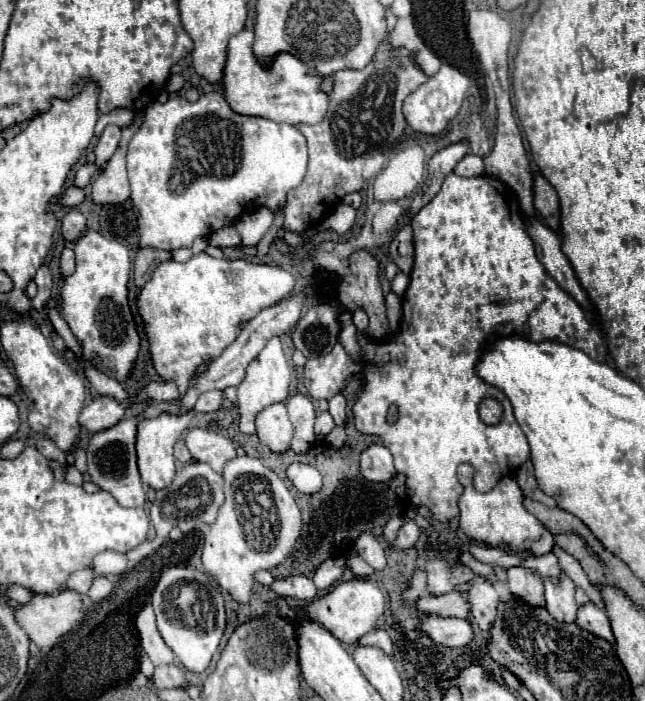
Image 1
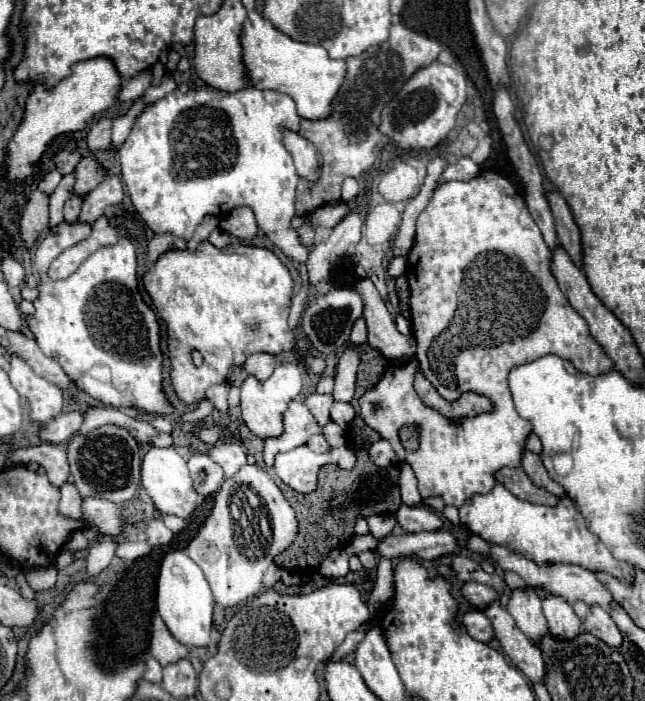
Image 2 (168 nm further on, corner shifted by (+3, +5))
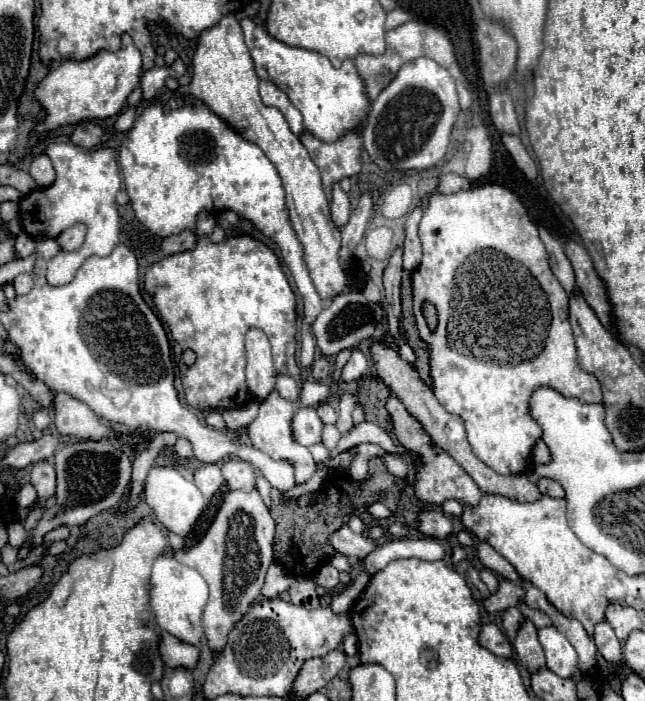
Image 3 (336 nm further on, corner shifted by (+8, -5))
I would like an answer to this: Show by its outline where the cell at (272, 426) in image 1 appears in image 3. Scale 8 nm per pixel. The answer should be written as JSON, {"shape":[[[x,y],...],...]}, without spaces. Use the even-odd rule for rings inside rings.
{"shape":[[[298,408],[298,412],[294,414],[292,420],[292,430],[294,430],[294,438],[302,444],[302,446],[312,446],[318,444],[322,440],[322,420],[318,418],[316,408]]]}

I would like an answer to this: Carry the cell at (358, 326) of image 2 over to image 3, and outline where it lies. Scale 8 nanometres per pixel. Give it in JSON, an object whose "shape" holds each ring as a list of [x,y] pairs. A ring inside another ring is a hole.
{"shape":[[[354,348],[352,350],[352,358],[348,360],[348,364],[342,368],[342,376],[340,376],[340,380],[342,382],[354,382],[354,380],[360,380],[362,376],[364,376],[364,372],[366,372],[366,356],[358,350],[358,348]]]}

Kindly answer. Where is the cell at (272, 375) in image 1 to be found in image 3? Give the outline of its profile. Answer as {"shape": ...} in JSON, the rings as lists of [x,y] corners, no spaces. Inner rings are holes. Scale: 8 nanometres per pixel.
{"shape":[[[276,390],[270,392],[270,396],[260,404],[258,418],[248,426],[248,436],[252,440],[252,446],[266,452],[274,460],[288,460],[294,466],[296,472],[296,484],[304,484],[312,478],[316,472],[316,462],[312,460],[312,454],[308,448],[298,444],[292,436],[292,416],[294,416],[294,404],[290,400],[284,400]]]}

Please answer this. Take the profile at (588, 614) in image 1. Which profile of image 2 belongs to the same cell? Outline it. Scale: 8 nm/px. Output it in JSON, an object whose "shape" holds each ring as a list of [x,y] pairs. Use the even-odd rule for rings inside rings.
{"shape":[[[591,606],[589,614],[587,614],[585,620],[583,620],[583,628],[585,628],[587,632],[591,632],[593,636],[601,638],[605,644],[609,644],[609,646],[613,646],[613,648],[621,646],[621,642],[623,642],[623,636],[621,636],[621,632],[619,632],[619,628],[617,628],[615,622],[611,620],[609,612],[603,610],[601,606]]]}

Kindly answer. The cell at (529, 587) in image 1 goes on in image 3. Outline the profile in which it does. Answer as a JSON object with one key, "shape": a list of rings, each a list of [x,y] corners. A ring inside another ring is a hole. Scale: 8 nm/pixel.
{"shape":[[[526,620],[520,630],[518,630],[518,636],[516,636],[516,642],[514,642],[514,650],[518,654],[518,660],[520,664],[530,672],[538,672],[546,666],[546,660],[544,660],[544,650],[538,642],[538,636],[536,636],[536,628],[530,620]]]}

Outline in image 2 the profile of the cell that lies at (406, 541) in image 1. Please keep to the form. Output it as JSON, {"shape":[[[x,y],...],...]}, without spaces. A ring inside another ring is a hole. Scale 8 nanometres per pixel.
{"shape":[[[425,504],[421,506],[401,506],[395,514],[397,524],[405,532],[427,532],[427,530],[439,530],[443,520]]]}

